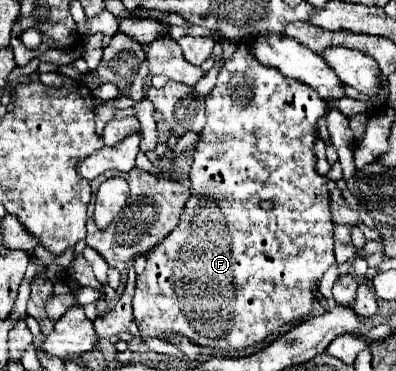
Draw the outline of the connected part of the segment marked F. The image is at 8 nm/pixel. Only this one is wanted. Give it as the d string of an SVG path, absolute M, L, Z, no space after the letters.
M242 43L234 51L232 59L220 69L218 81L212 89L212 93L206 97L206 125L200 133L200 141L192 155L192 169L190 169L190 199L184 205L180 223L176 229L164 237L150 253L148 263L142 275L136 277L136 293L132 299L134 307L134 319L138 323L142 339L148 337L162 337L166 333L182 333L196 345L204 345L210 349L246 349L256 345L258 341L266 339L270 333L276 331L276 327L282 327L292 321L300 321L310 315L312 305L318 301L318 283L322 275L328 271L328 267L336 261L334 259L334 243L332 243L332 215L330 215L330 197L326 187L326 177L316 173L316 155L314 155L314 143L320 139L316 133L318 119L328 113L328 103L312 89L310 85L304 85L296 79L284 77L278 69L260 65L256 61L256 55L252 53L252 47Z

